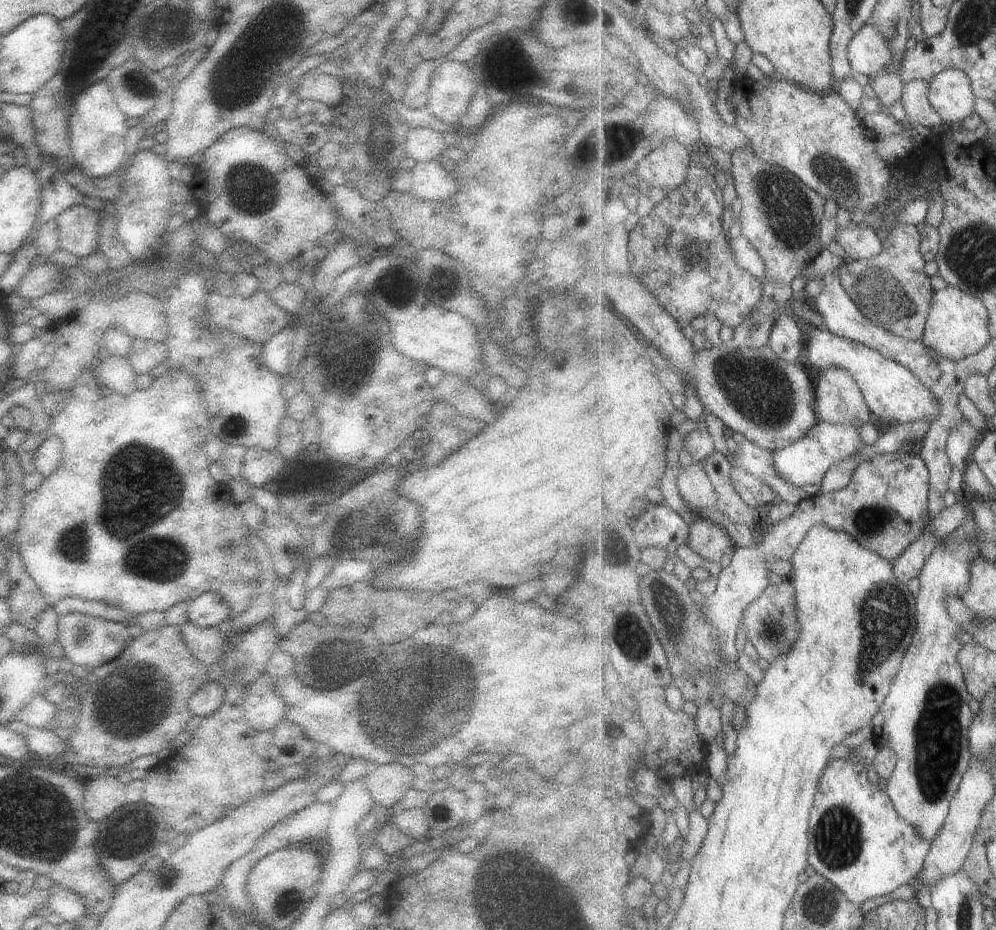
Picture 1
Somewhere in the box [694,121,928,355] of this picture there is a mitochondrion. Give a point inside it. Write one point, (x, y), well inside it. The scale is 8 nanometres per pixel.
(888, 299)

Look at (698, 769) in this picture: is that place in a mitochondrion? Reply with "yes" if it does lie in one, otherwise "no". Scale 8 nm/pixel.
no

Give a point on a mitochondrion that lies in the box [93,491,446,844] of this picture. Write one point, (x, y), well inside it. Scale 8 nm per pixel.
(358, 532)

